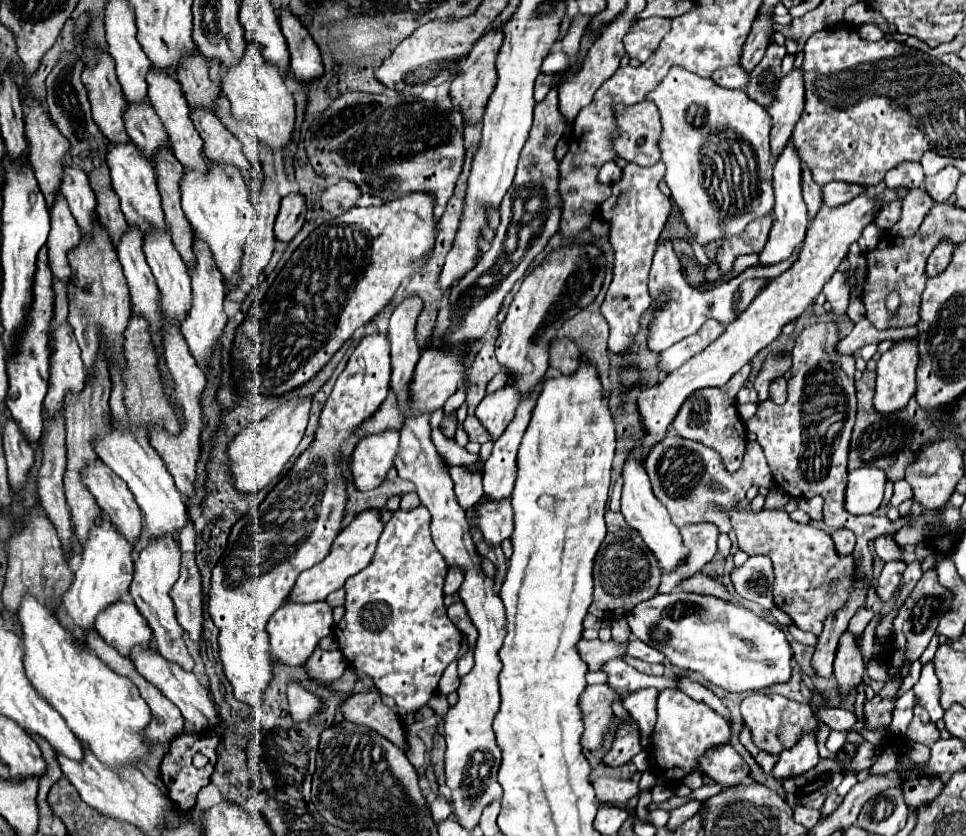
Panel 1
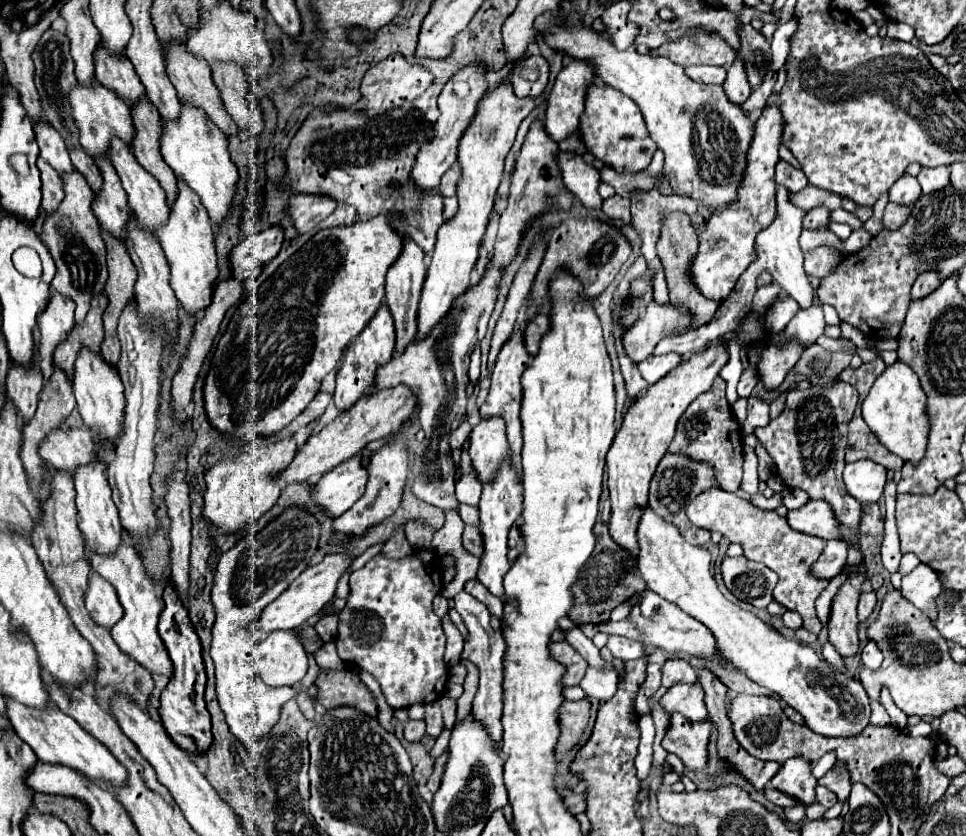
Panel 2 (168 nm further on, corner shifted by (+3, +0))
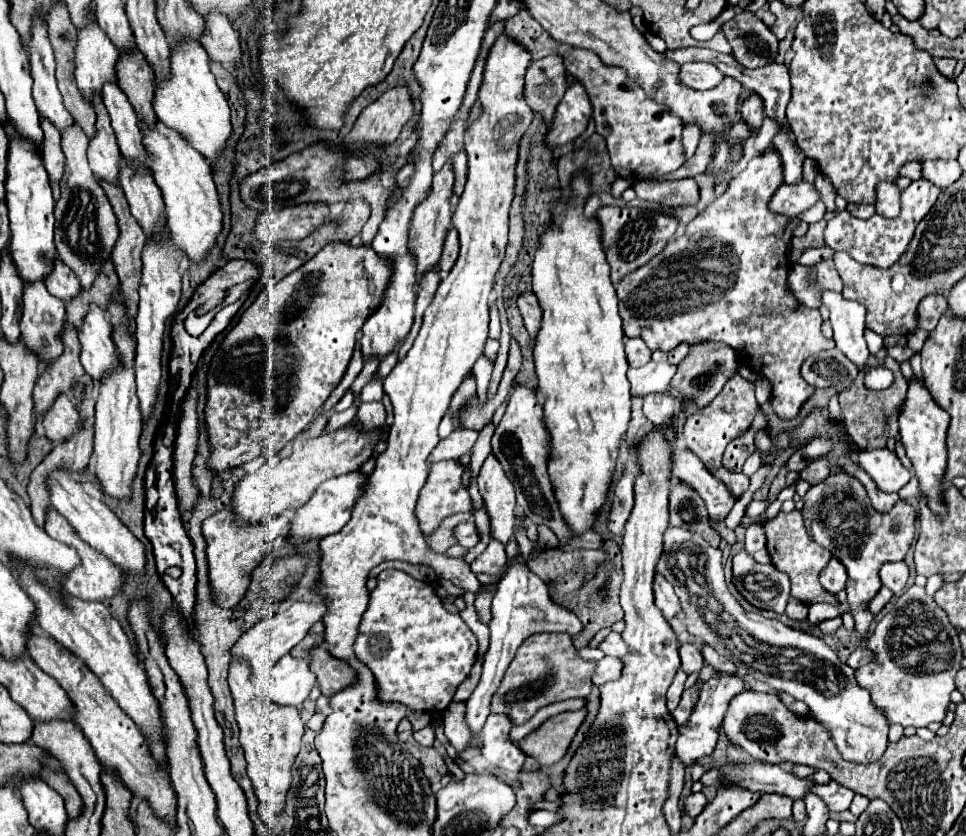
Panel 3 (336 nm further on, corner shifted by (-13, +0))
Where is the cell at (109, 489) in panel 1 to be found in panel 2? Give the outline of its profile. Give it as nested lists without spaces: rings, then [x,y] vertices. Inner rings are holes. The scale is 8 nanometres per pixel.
[[[56,429],[40,445],[40,457],[52,463],[58,471],[74,477],[78,467],[90,465],[96,445],[88,429]]]

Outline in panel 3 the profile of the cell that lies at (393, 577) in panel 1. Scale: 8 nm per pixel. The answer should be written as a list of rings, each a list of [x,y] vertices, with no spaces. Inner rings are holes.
[[[386,569],[378,575],[378,585],[370,595],[368,611],[360,623],[354,653],[374,673],[380,701],[402,703],[412,711],[442,713],[452,703],[456,687],[470,675],[476,661],[476,649],[478,643],[470,627],[460,619],[460,615],[452,615],[444,609],[430,583],[416,581],[408,573],[394,569]]]

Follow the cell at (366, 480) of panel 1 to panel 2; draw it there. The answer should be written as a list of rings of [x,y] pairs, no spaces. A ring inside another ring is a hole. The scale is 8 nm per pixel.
[[[358,453],[318,479],[314,487],[316,505],[320,505],[330,517],[340,517],[364,495],[366,481],[368,471],[362,465],[362,453]]]

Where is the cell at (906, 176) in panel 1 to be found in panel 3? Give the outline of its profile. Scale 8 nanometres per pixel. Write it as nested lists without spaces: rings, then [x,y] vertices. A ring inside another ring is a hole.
[[[928,179],[912,181],[902,193],[900,193],[900,215],[892,219],[880,215],[872,215],[869,219],[856,219],[848,211],[836,211],[836,215],[828,221],[824,231],[824,243],[834,251],[846,251],[862,265],[872,265],[878,269],[892,267],[900,255],[906,251],[916,225],[926,217],[928,209],[936,203],[940,195],[940,189],[932,185]]]

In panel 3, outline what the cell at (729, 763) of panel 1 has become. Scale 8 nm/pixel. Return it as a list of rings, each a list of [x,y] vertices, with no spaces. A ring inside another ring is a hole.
[[[716,673],[710,681],[706,681],[702,685],[700,691],[700,699],[690,715],[690,727],[688,729],[680,729],[678,735],[678,743],[676,743],[676,755],[680,755],[682,765],[694,765],[696,759],[706,757],[714,751],[716,739],[718,739],[718,727],[724,719],[724,713],[728,709],[728,703],[732,697],[736,697],[740,691],[744,691],[744,679],[738,675],[724,675],[724,673]]]

